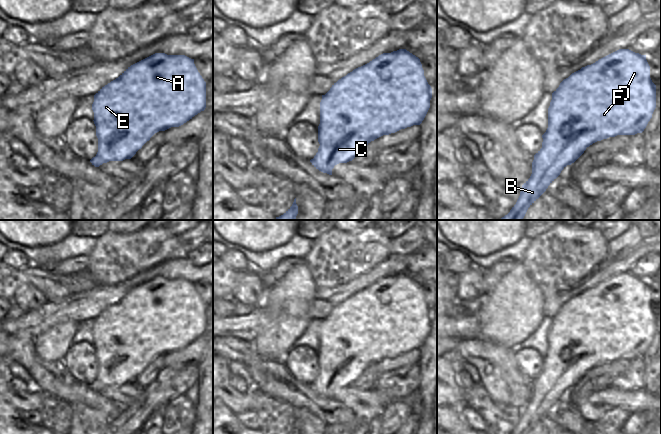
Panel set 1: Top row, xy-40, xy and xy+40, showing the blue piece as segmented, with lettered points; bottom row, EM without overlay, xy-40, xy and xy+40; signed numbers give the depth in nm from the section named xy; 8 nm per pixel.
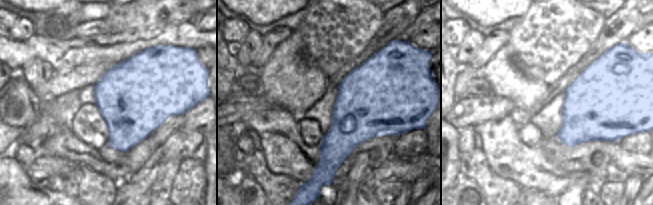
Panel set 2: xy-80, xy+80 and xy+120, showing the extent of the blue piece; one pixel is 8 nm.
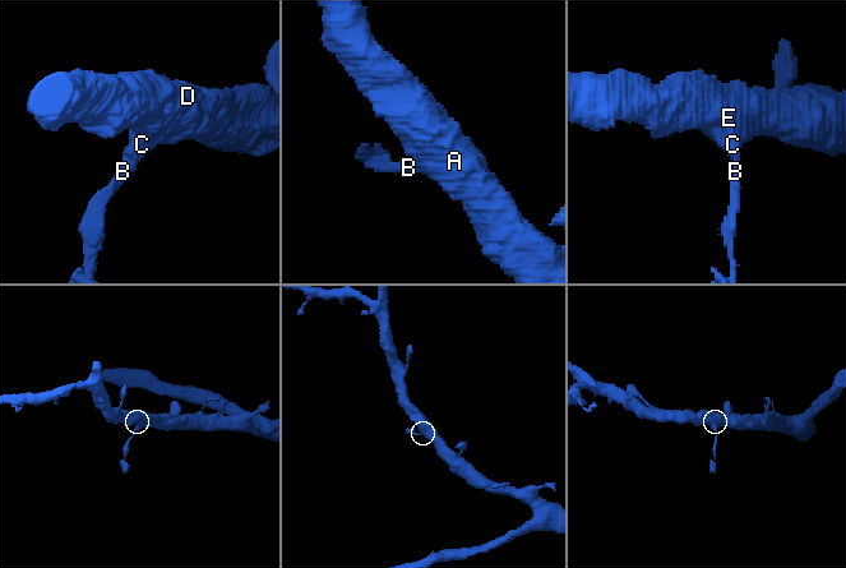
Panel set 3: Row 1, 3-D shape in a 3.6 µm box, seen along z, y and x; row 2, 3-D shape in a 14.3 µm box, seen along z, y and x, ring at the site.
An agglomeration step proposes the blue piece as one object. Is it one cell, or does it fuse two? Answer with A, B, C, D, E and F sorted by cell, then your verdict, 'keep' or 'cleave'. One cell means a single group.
groups A C D E F / B; cleave

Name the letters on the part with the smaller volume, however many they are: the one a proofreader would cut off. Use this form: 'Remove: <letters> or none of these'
Remove: B

